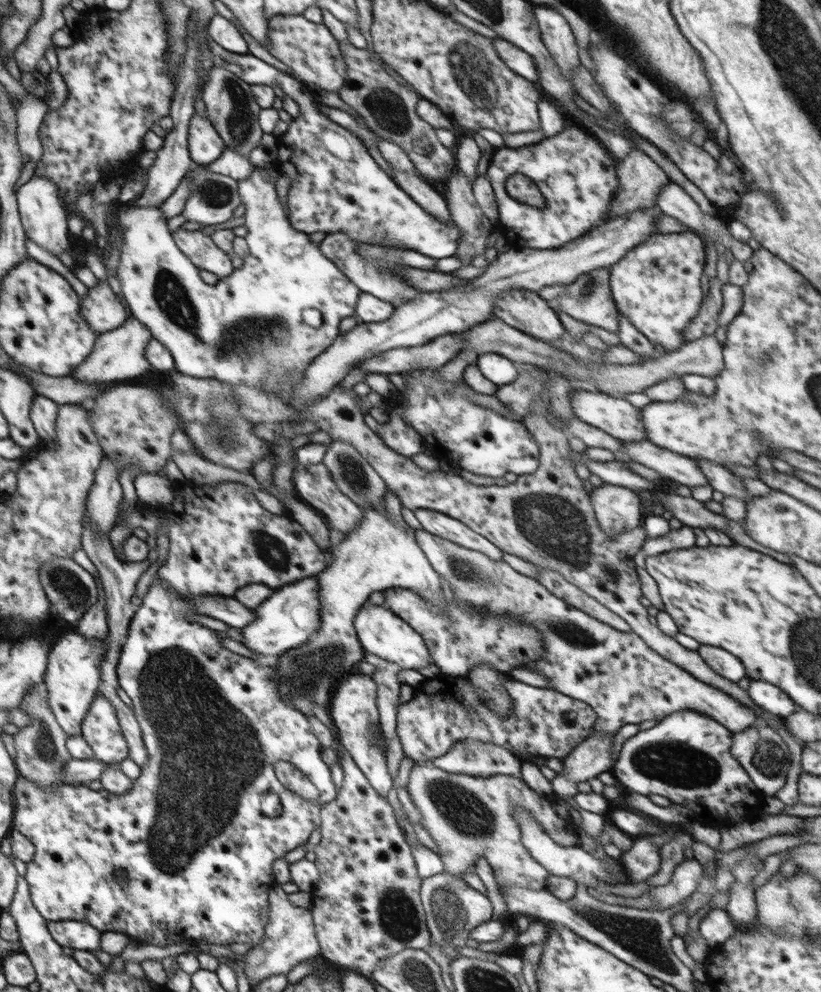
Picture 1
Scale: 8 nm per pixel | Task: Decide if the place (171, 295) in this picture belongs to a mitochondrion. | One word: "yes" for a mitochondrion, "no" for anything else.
yes

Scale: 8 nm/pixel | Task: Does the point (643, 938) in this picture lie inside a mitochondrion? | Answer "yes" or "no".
yes

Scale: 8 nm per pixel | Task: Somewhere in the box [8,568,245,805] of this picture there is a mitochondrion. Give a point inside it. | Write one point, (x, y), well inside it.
(45, 747)

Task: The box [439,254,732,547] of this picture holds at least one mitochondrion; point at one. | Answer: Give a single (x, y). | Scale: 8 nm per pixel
(589, 288)

